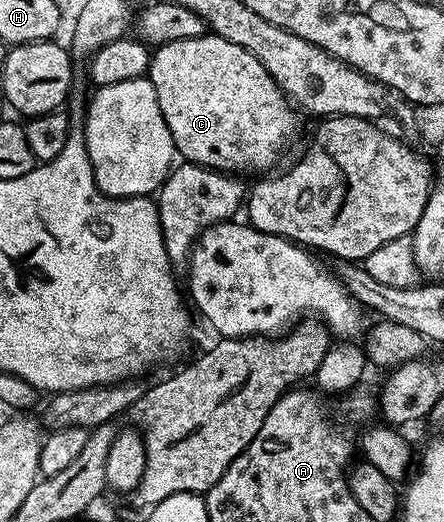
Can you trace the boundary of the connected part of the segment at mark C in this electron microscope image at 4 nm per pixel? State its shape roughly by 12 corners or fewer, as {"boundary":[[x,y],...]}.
{"boundary":[[206,32],[152,51],[176,153],[269,172],[298,111],[254,54]]}

